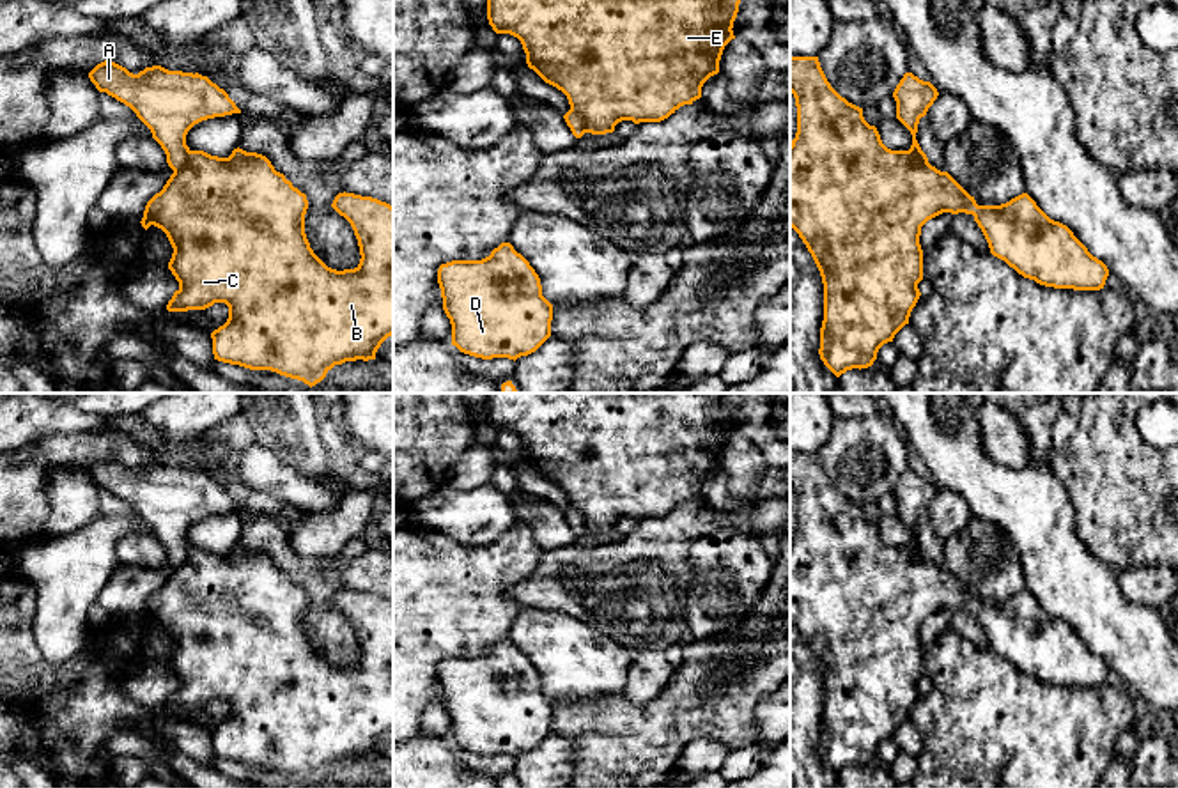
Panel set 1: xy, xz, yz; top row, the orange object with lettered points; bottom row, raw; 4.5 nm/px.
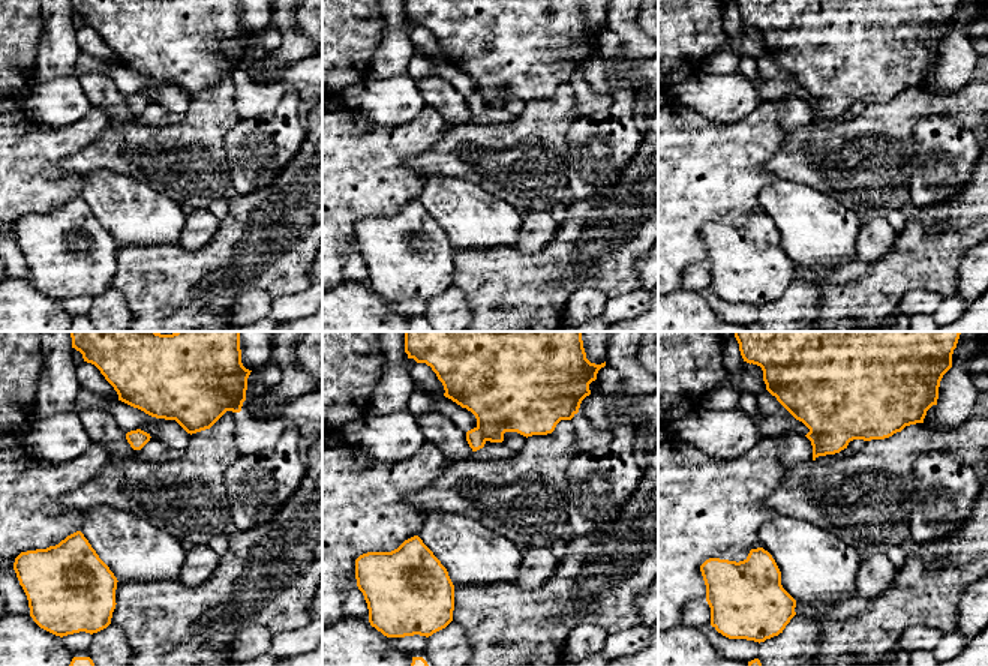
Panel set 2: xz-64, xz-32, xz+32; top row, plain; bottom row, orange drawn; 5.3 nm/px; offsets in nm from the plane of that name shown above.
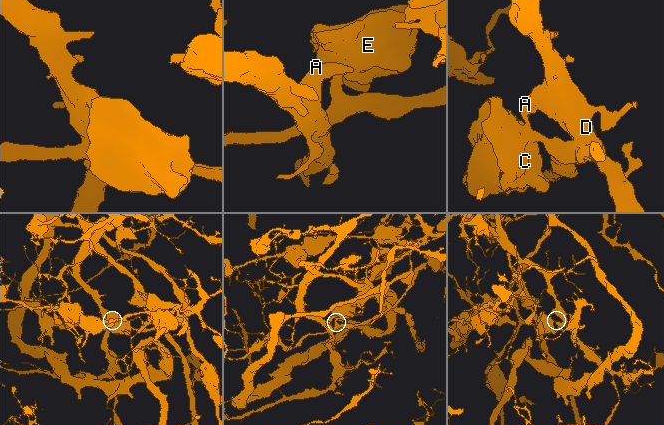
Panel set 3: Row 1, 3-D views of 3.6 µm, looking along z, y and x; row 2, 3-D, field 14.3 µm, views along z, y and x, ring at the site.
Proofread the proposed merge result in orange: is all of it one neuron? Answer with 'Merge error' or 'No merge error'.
Merge error

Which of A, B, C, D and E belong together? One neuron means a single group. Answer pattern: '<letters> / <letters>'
A D / B C E

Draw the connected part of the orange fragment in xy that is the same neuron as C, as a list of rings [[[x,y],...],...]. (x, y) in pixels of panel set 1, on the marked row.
[[[239,147],[234,149],[229,158],[211,156],[204,151],[190,151],[184,165],[179,170],[174,170],[163,189],[147,202],[143,218],[140,221],[145,230],[151,225],[161,228],[174,248],[168,269],[179,282],[179,289],[168,301],[167,310],[205,310],[214,303],[225,303],[229,306],[229,319],[223,326],[211,333],[214,359],[239,365],[250,370],[271,370],[280,375],[303,381],[310,388],[321,382],[335,365],[356,359],[376,359],[376,352],[381,344],[393,335],[393,207],[377,198],[345,191],[335,197],[331,207],[351,223],[358,239],[361,259],[354,269],[331,269],[314,253],[305,234],[305,214],[308,209],[306,195],[294,188],[283,174],[276,172],[266,156],[257,152],[246,152]]]

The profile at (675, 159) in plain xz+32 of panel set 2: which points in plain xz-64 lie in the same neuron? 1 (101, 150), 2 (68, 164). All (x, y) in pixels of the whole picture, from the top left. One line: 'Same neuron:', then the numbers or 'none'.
Same neuron: none

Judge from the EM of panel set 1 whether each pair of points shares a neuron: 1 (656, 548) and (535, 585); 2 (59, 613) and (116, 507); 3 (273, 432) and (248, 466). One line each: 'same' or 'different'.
1: same
2: different
3: different

